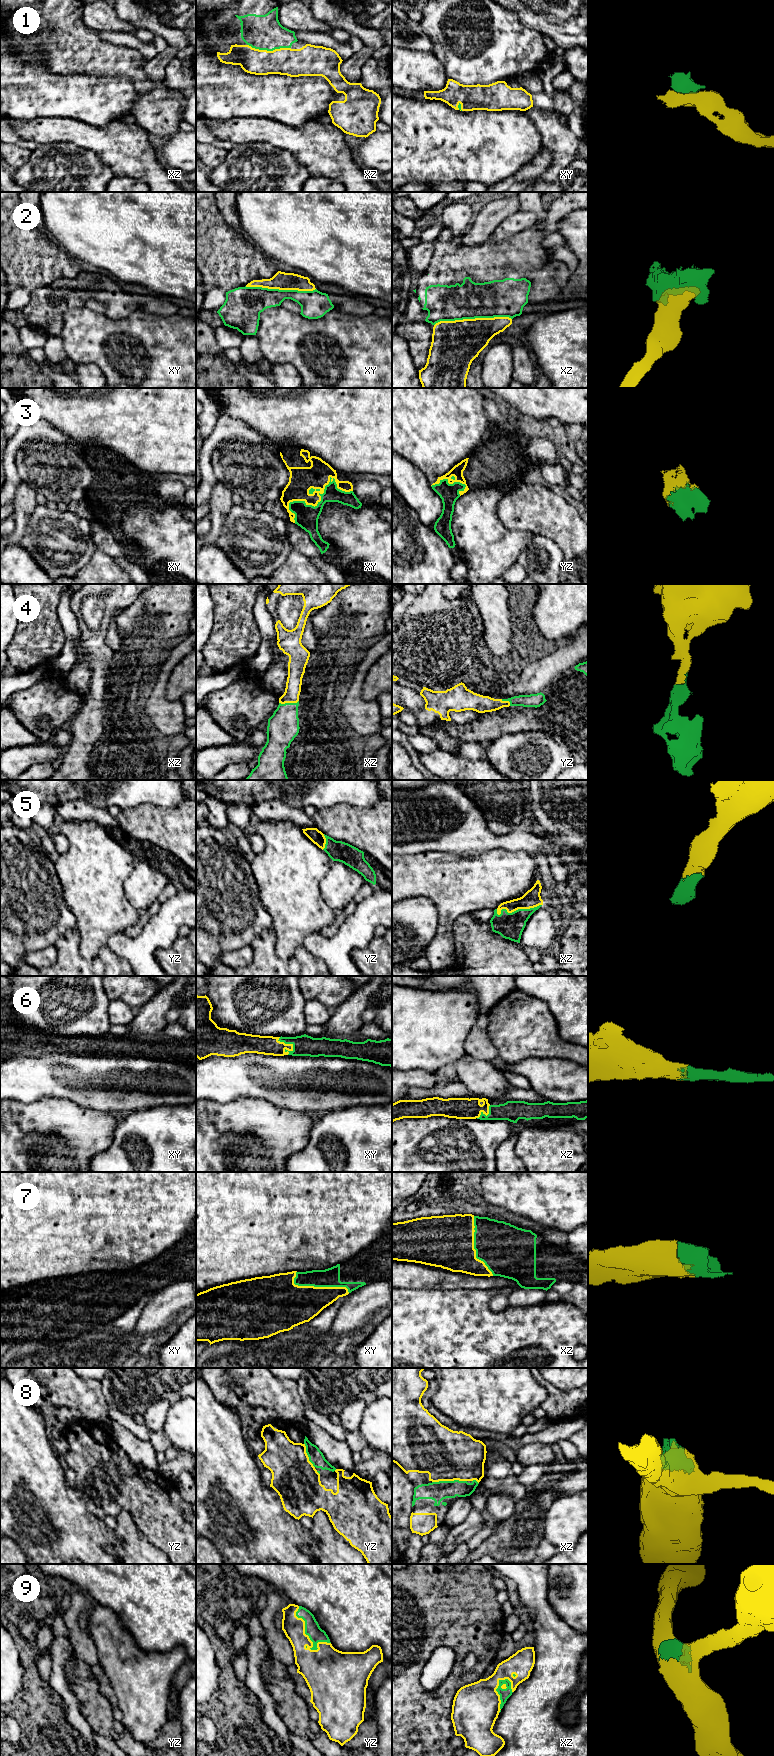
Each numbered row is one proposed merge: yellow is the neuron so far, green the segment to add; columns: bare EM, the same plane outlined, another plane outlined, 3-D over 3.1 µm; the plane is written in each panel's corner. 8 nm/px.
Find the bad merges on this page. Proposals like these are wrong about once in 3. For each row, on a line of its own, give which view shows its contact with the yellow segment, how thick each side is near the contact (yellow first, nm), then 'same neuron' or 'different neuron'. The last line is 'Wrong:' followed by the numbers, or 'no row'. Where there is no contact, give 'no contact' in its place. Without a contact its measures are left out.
1: meets yellow in xz; 220 nm thick on the yellow side, 280 nm on the other; same neuron
2: meets yellow in xz; 380 nm thick on the yellow side, 300 nm on the other; same neuron
3: meets yellow in xy; 200 nm thick on the yellow side, 190 nm on the other; same neuron
4: meets yellow in xz; 130 nm thick on the yellow side, 260 nm on the other; same neuron
5: meets yellow in xz; 140 nm thick on the yellow side, 220 nm on the other; same neuron
6: meets yellow in xy; 160 nm thick on the yellow side, 170 nm on the other; same neuron
7: meets yellow in xy; 320 nm thick on the yellow side, 150 nm on the other; same neuron
8: meets yellow in xz; 420 nm thick on the yellow side, 160 nm on the other; same neuron
9: meets yellow in yz; 300 nm thick on the yellow side, 120 nm on the other; same neuron
Wrong: no row

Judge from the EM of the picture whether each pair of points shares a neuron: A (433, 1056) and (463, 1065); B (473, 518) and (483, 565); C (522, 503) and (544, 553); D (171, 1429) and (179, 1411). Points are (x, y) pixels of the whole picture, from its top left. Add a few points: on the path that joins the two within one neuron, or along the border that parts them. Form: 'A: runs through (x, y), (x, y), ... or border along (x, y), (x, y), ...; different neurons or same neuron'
A: border along (465, 1053), (454, 1063); different neurons
B: runs through (478, 530), (483, 539), (483, 553); same neuron
C: border along (535, 533), (550, 538), (557, 545); different neurons
D: runs through (175, 1425), (179, 1421), (179, 1415); same neuron

